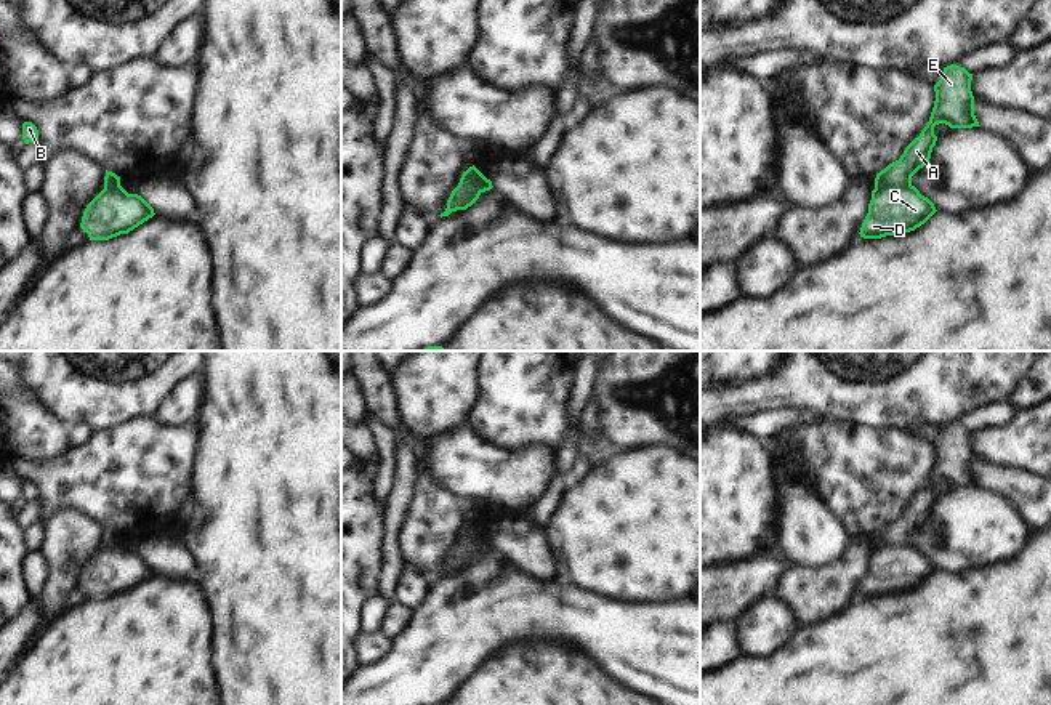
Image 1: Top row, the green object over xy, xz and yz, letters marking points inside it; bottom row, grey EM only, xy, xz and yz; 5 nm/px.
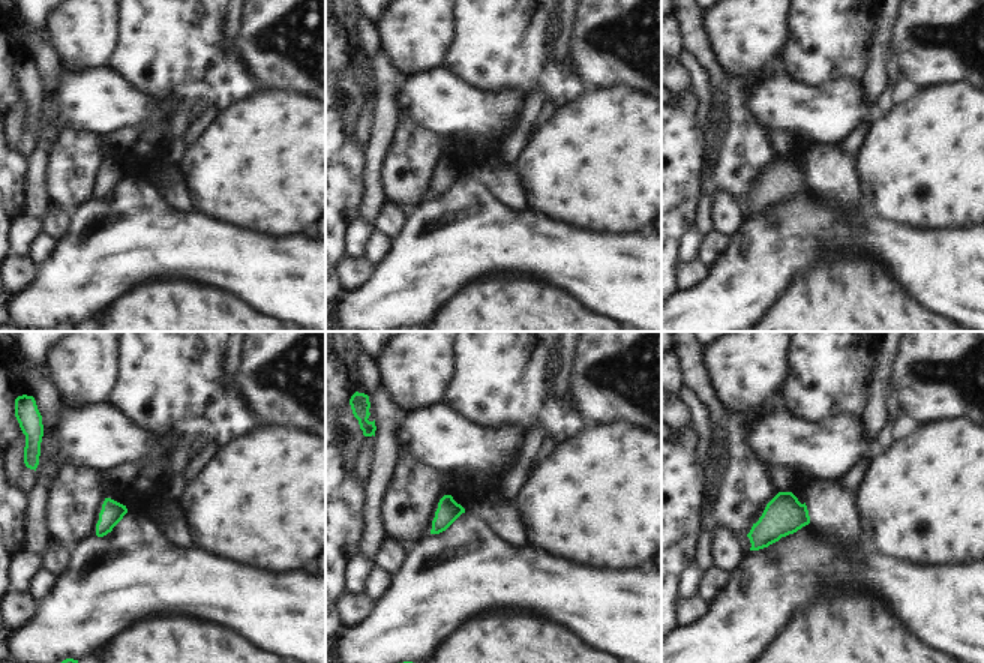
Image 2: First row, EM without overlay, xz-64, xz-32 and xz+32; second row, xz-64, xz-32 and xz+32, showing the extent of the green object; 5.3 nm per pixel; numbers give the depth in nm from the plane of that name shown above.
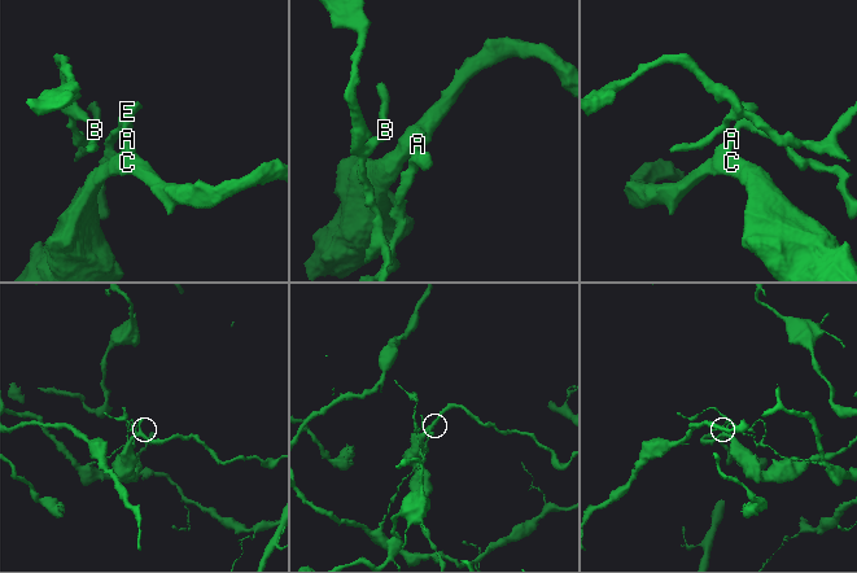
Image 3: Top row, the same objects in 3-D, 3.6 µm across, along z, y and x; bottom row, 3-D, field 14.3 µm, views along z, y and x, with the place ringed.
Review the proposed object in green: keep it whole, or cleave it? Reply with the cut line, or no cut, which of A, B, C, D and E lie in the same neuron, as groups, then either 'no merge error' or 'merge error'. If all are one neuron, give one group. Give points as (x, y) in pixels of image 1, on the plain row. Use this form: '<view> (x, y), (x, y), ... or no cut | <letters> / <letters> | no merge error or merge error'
yz (875, 543), (910, 545) | A B E / C D | merge error

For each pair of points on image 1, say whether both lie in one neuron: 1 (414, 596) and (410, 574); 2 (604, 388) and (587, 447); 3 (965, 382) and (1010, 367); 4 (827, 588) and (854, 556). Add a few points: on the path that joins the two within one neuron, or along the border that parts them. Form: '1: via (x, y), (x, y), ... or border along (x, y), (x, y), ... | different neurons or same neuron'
1: via (414, 592), (412, 579) | same neuron
2: border along (603, 433), (614, 443) | different neurons
3: via (976, 370), (979, 367), (998, 367) | same neuron
4: via (835, 580), (851, 564) | same neuron

